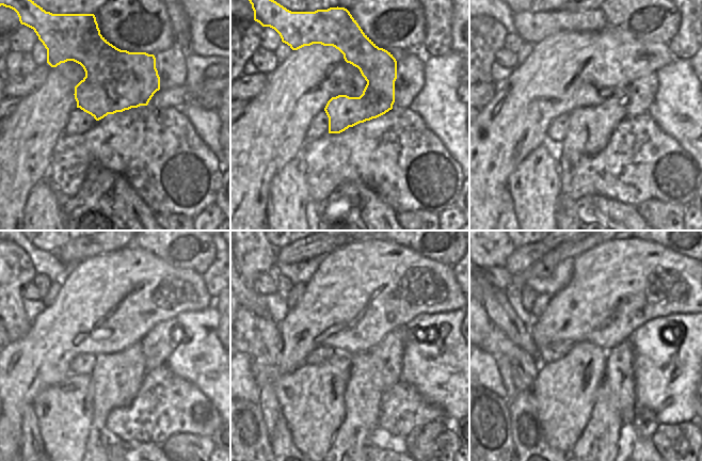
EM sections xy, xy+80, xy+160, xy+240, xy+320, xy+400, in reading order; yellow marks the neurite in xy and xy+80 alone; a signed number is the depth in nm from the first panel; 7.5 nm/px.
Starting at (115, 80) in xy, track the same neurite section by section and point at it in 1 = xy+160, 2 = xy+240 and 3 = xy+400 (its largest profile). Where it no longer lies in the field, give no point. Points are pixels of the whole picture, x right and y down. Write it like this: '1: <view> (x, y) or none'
1: xy+160 (589, 129)
2: xy+240 (115, 378)
3: xy+400 (595, 447)

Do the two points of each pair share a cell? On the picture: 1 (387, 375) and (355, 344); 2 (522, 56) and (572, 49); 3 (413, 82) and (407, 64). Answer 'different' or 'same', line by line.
1: different
2: different
3: same

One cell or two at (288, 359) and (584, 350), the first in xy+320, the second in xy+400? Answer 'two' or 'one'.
two

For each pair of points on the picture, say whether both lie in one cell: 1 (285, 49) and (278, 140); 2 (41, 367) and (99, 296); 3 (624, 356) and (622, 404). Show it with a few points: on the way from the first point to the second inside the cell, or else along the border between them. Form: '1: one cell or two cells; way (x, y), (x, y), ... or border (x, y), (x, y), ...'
1: two cells; border (292, 50), (280, 63)
2: one cell; way (48, 349), (82, 314)
3: one cell; way (617, 368), (622, 393)

